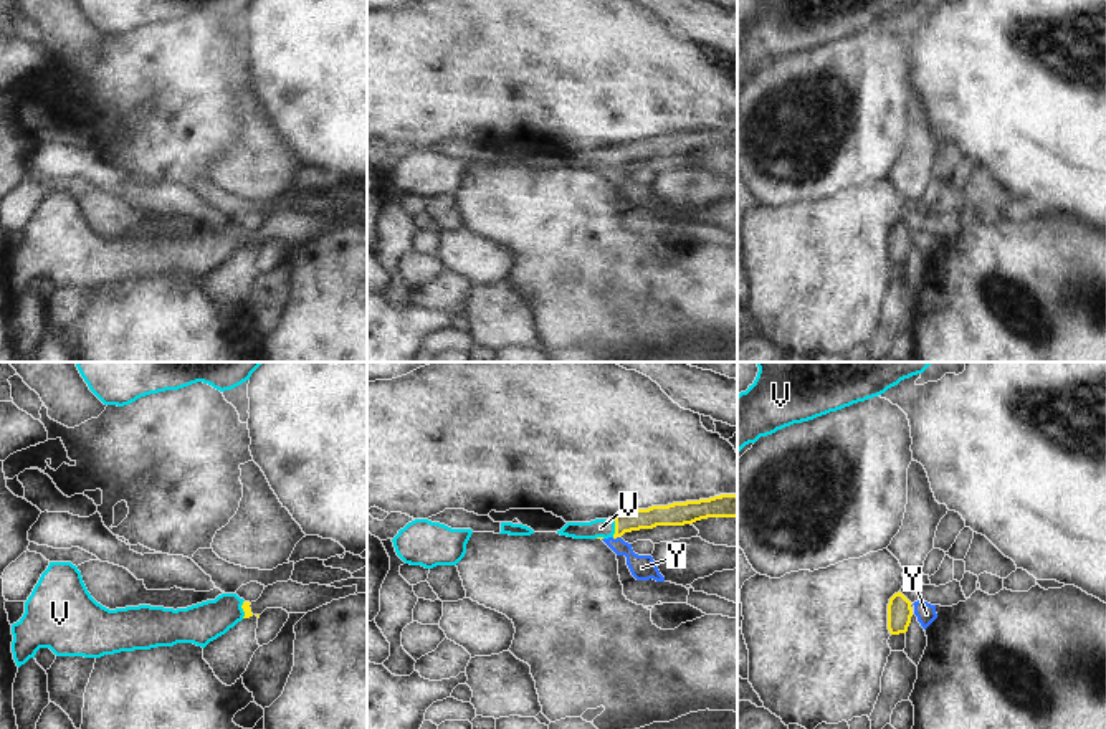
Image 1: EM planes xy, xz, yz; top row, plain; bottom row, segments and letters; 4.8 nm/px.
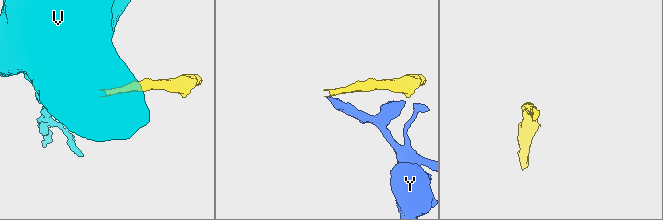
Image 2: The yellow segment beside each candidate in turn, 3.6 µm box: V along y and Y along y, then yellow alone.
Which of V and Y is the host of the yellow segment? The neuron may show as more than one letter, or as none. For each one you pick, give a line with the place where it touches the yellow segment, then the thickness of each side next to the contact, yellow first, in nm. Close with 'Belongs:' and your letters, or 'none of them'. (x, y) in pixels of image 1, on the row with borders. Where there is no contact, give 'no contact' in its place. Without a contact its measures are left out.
V: xz (615, 528) | 100/100 nm
Belongs: V

